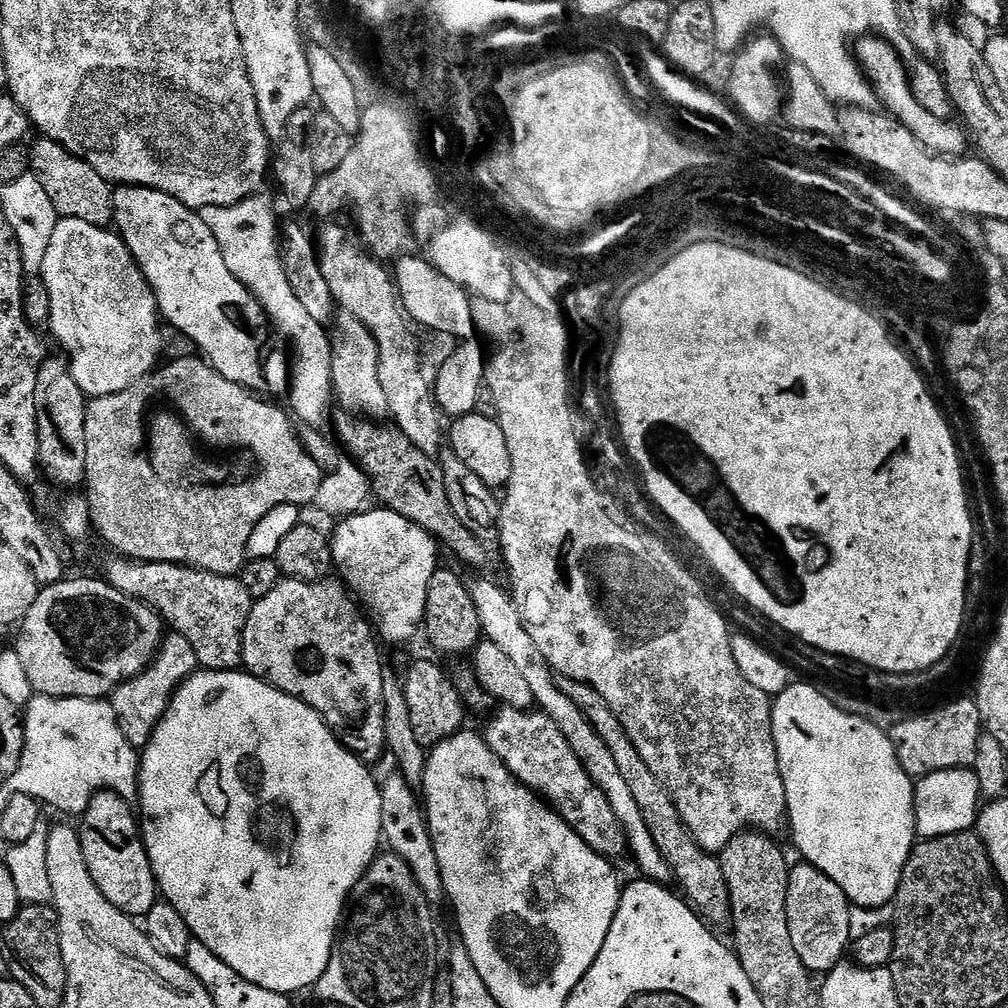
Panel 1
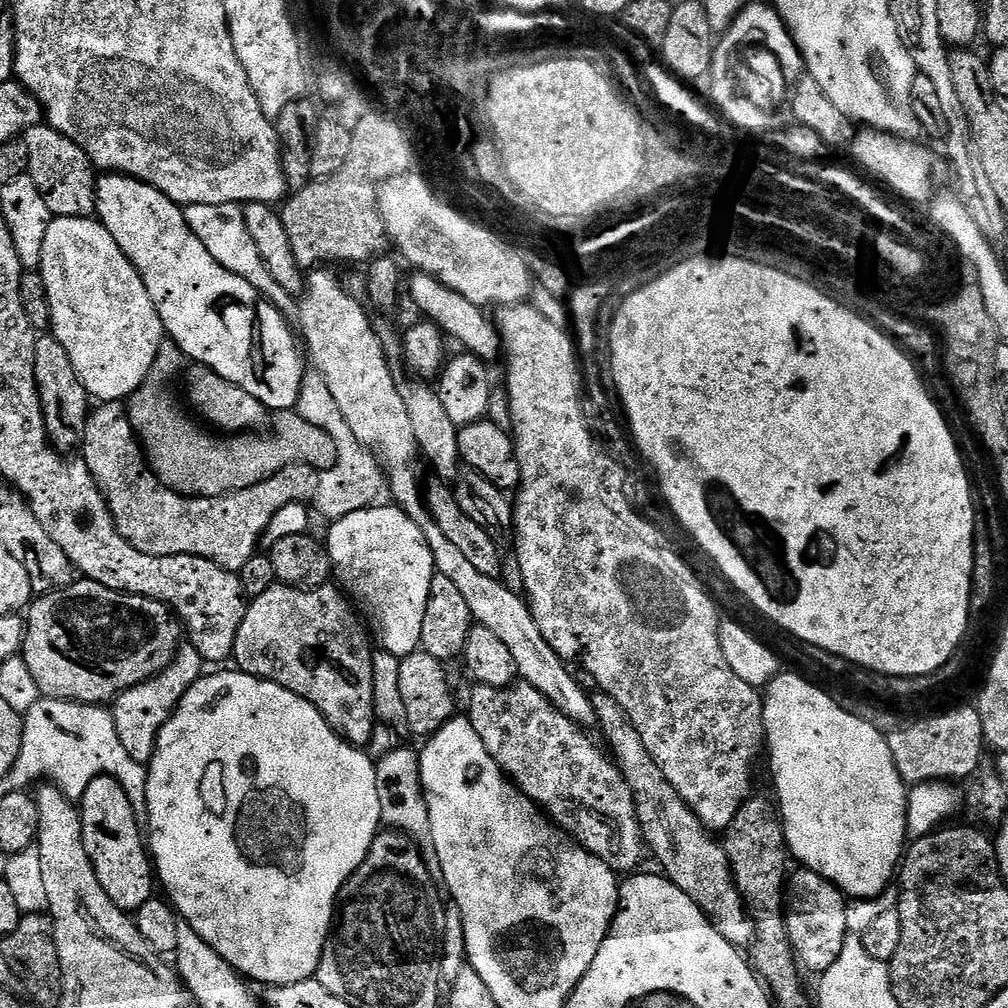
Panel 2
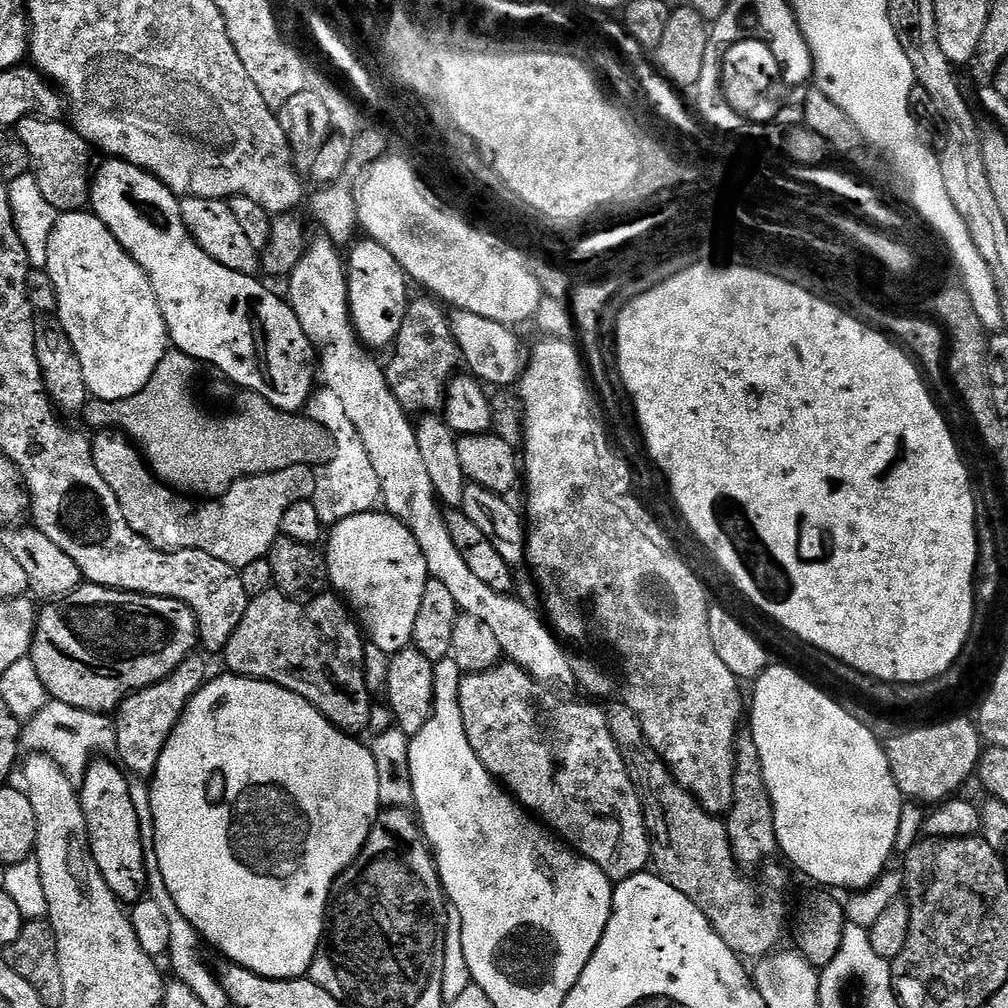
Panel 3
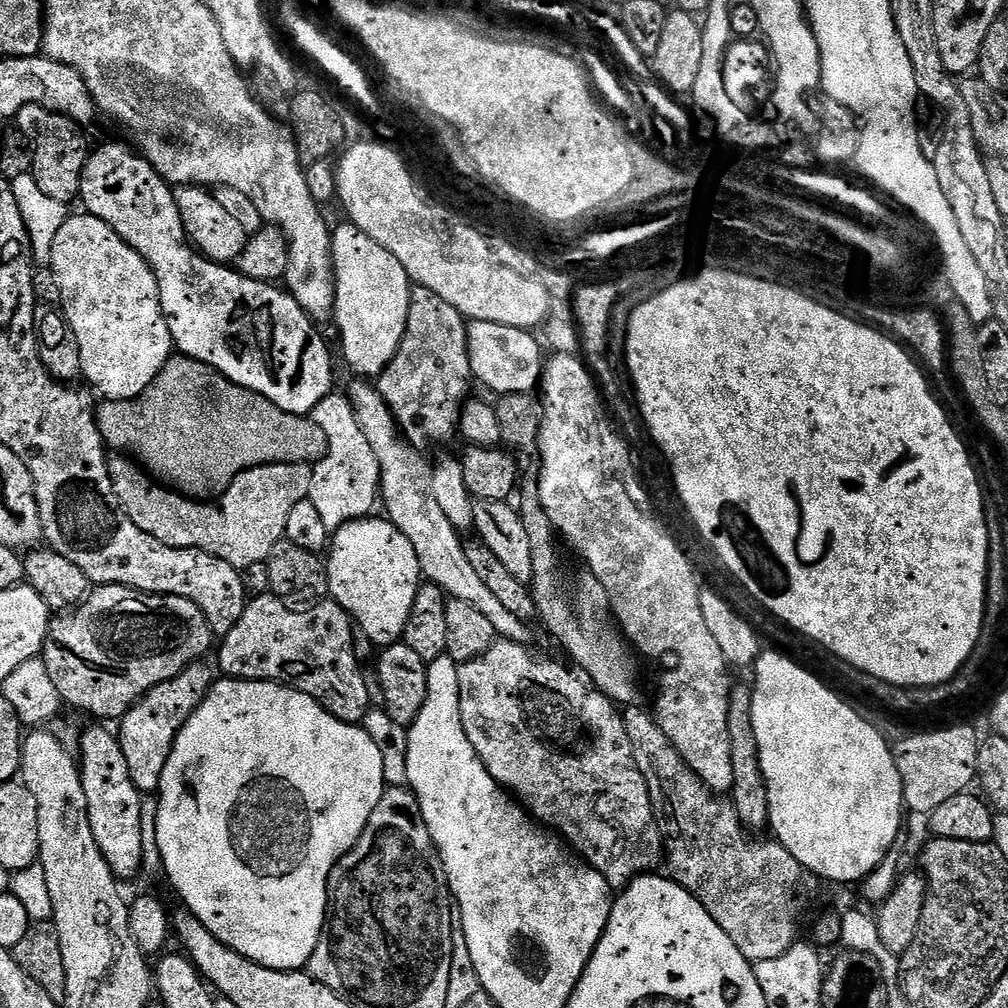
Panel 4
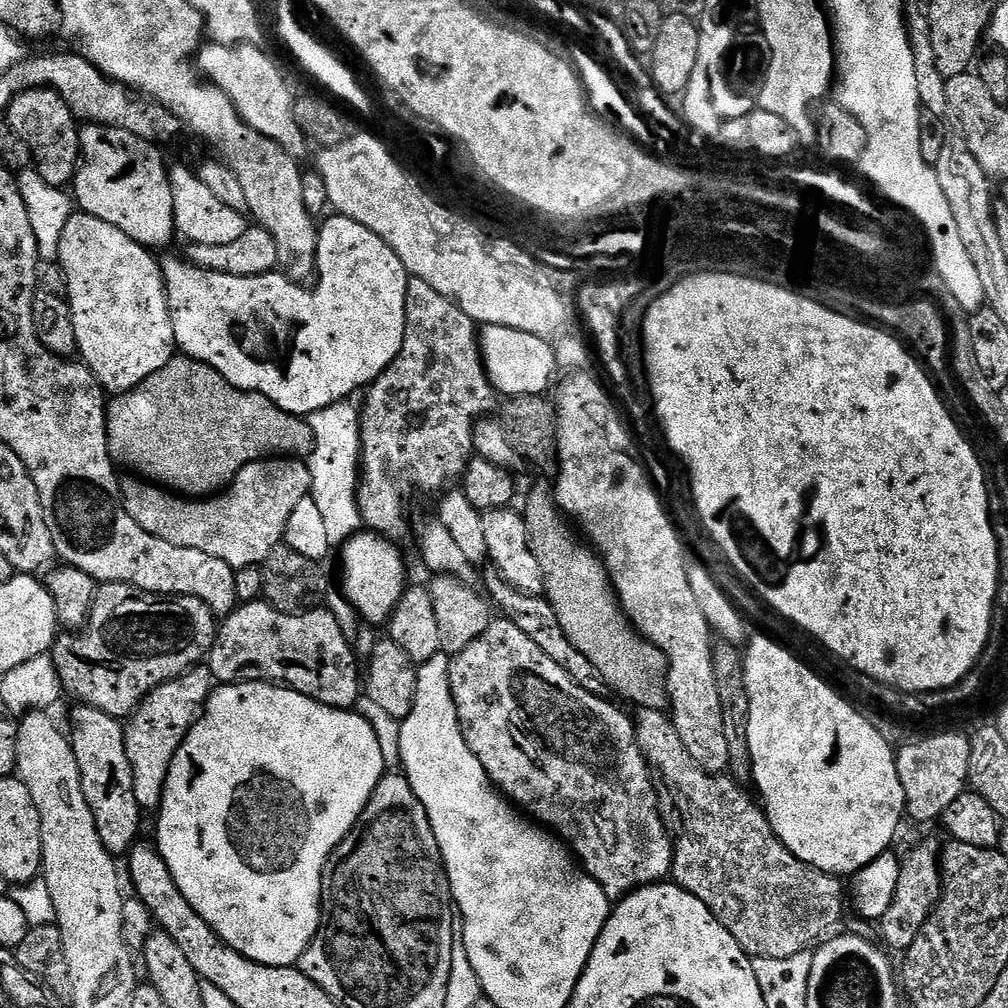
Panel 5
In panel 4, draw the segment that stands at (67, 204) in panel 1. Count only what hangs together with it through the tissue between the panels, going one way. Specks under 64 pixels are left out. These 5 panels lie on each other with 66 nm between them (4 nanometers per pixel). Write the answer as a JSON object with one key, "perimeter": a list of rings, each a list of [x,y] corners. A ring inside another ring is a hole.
{"perimeter":[[[31,104],[22,109],[16,115],[15,127],[29,142],[32,149],[33,176],[38,182],[39,188],[49,196],[58,198],[58,202],[68,204],[75,201],[80,194],[80,183],[84,167],[90,155],[90,147],[84,141],[81,125],[75,124],[70,118],[66,118],[57,112],[46,110],[37,104]]]}

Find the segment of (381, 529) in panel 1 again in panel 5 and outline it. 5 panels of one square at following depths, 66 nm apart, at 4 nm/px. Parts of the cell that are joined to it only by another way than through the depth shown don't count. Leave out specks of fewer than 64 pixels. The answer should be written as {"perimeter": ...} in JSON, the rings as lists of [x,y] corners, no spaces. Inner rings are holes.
{"perimeter":[[[361,530],[343,545],[345,599],[359,612],[361,621],[373,626],[383,625],[392,619],[392,612],[404,594],[404,556],[387,536],[371,530]]]}

